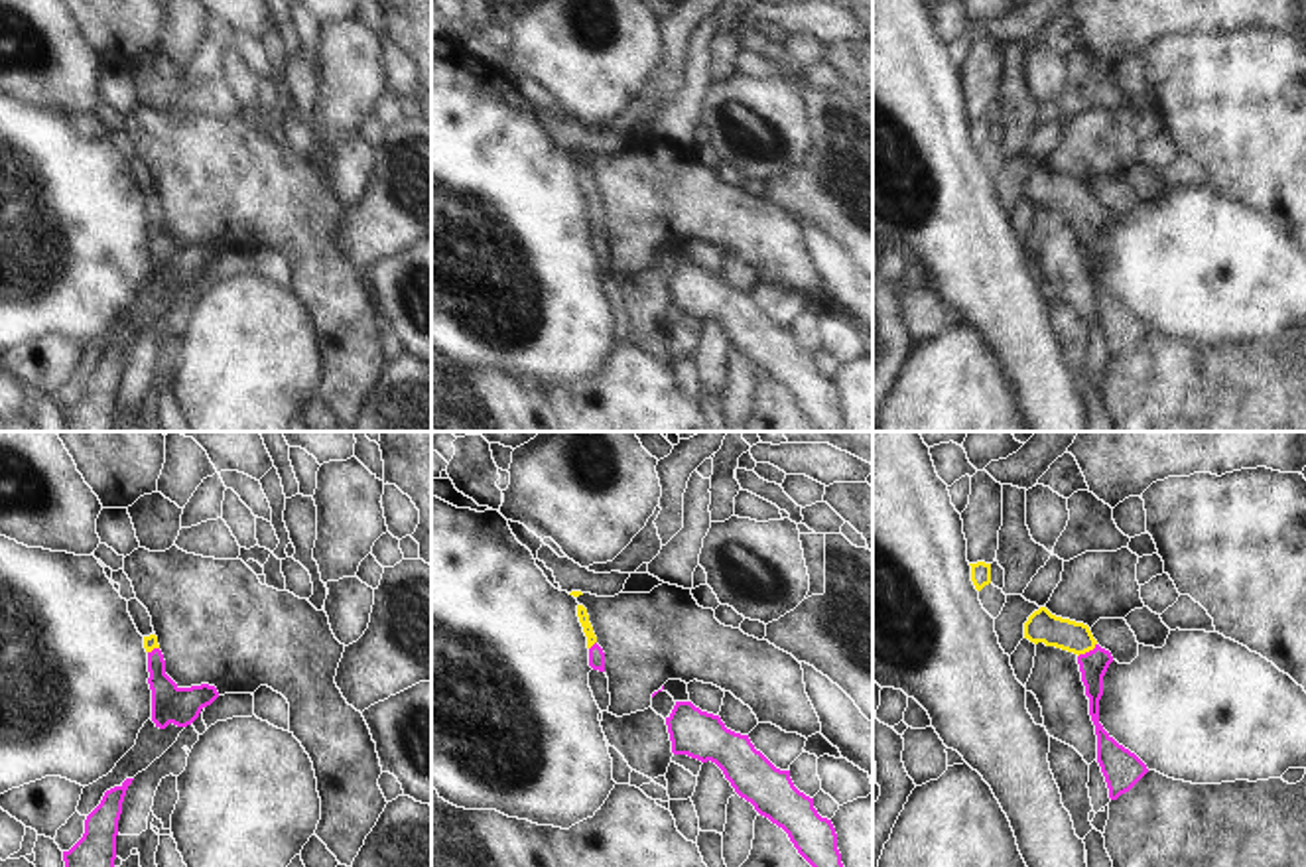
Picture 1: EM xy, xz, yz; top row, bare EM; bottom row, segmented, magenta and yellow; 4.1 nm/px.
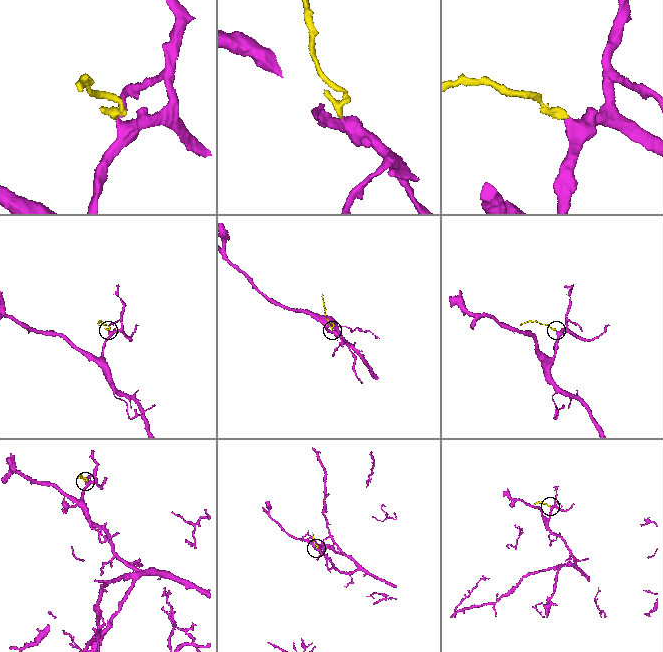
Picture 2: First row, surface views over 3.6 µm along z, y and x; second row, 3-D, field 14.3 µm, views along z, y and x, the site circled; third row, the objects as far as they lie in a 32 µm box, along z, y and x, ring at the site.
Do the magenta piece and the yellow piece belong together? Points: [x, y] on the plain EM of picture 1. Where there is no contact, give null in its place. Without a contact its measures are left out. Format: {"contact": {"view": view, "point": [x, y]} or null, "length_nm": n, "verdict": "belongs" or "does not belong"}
{"contact": {"view": "yz", "point": [1090, 209]}, "length_nm": 100, "verdict": "belongs"}

